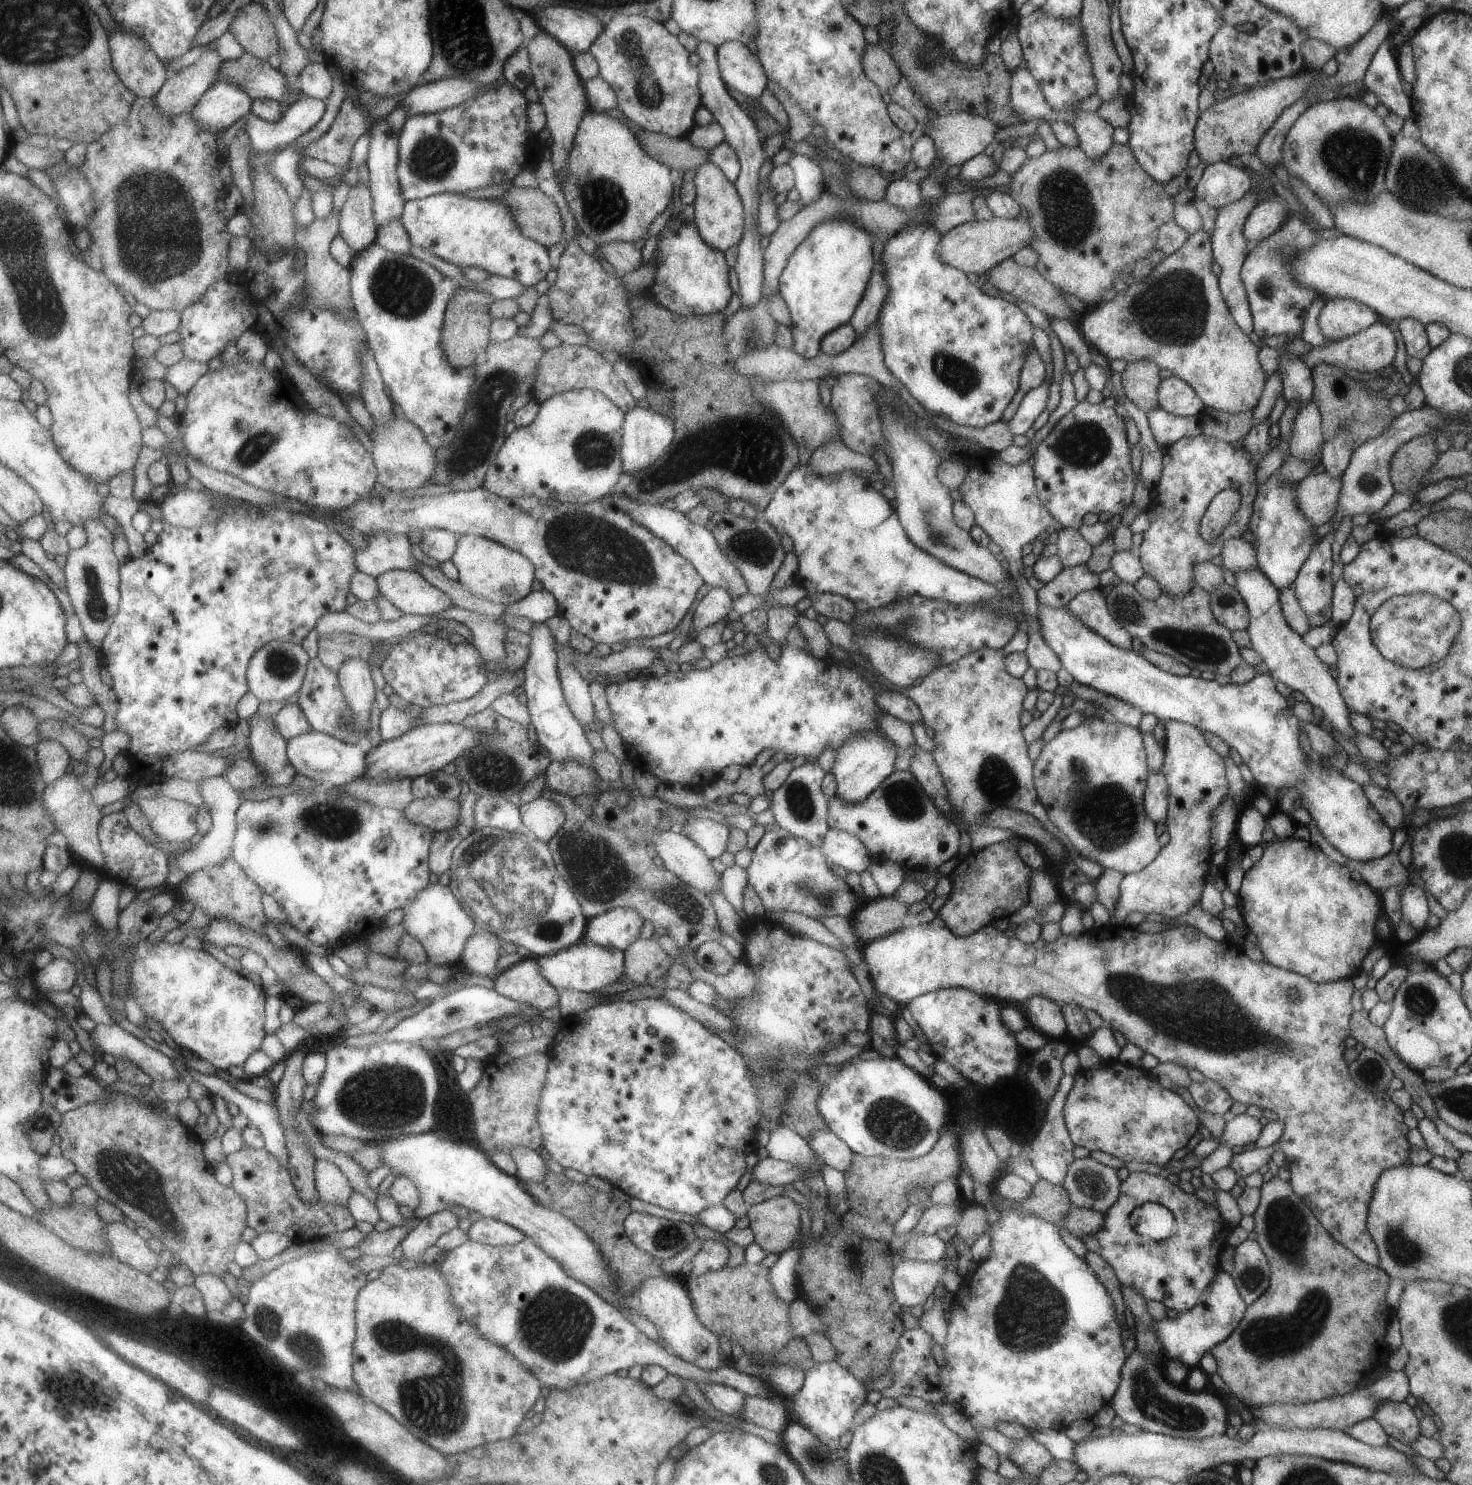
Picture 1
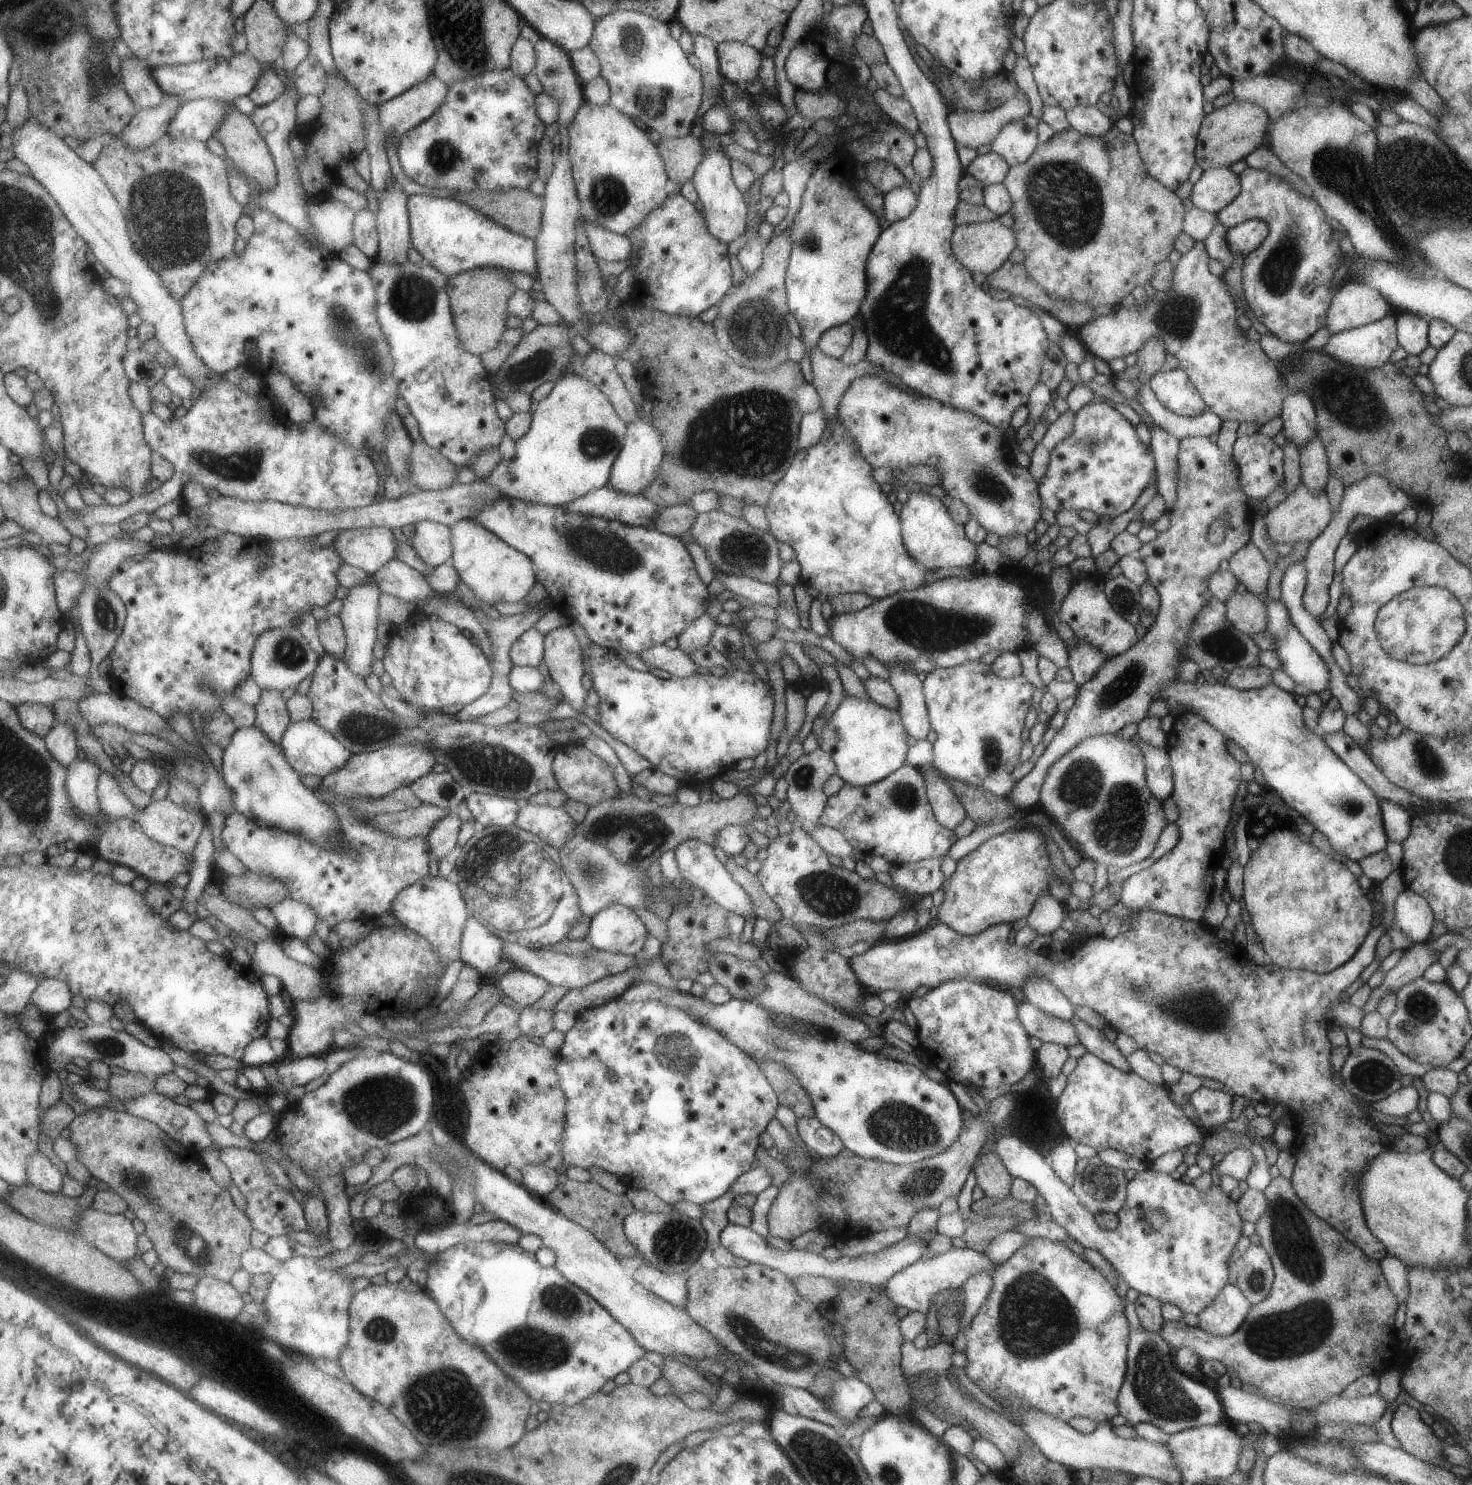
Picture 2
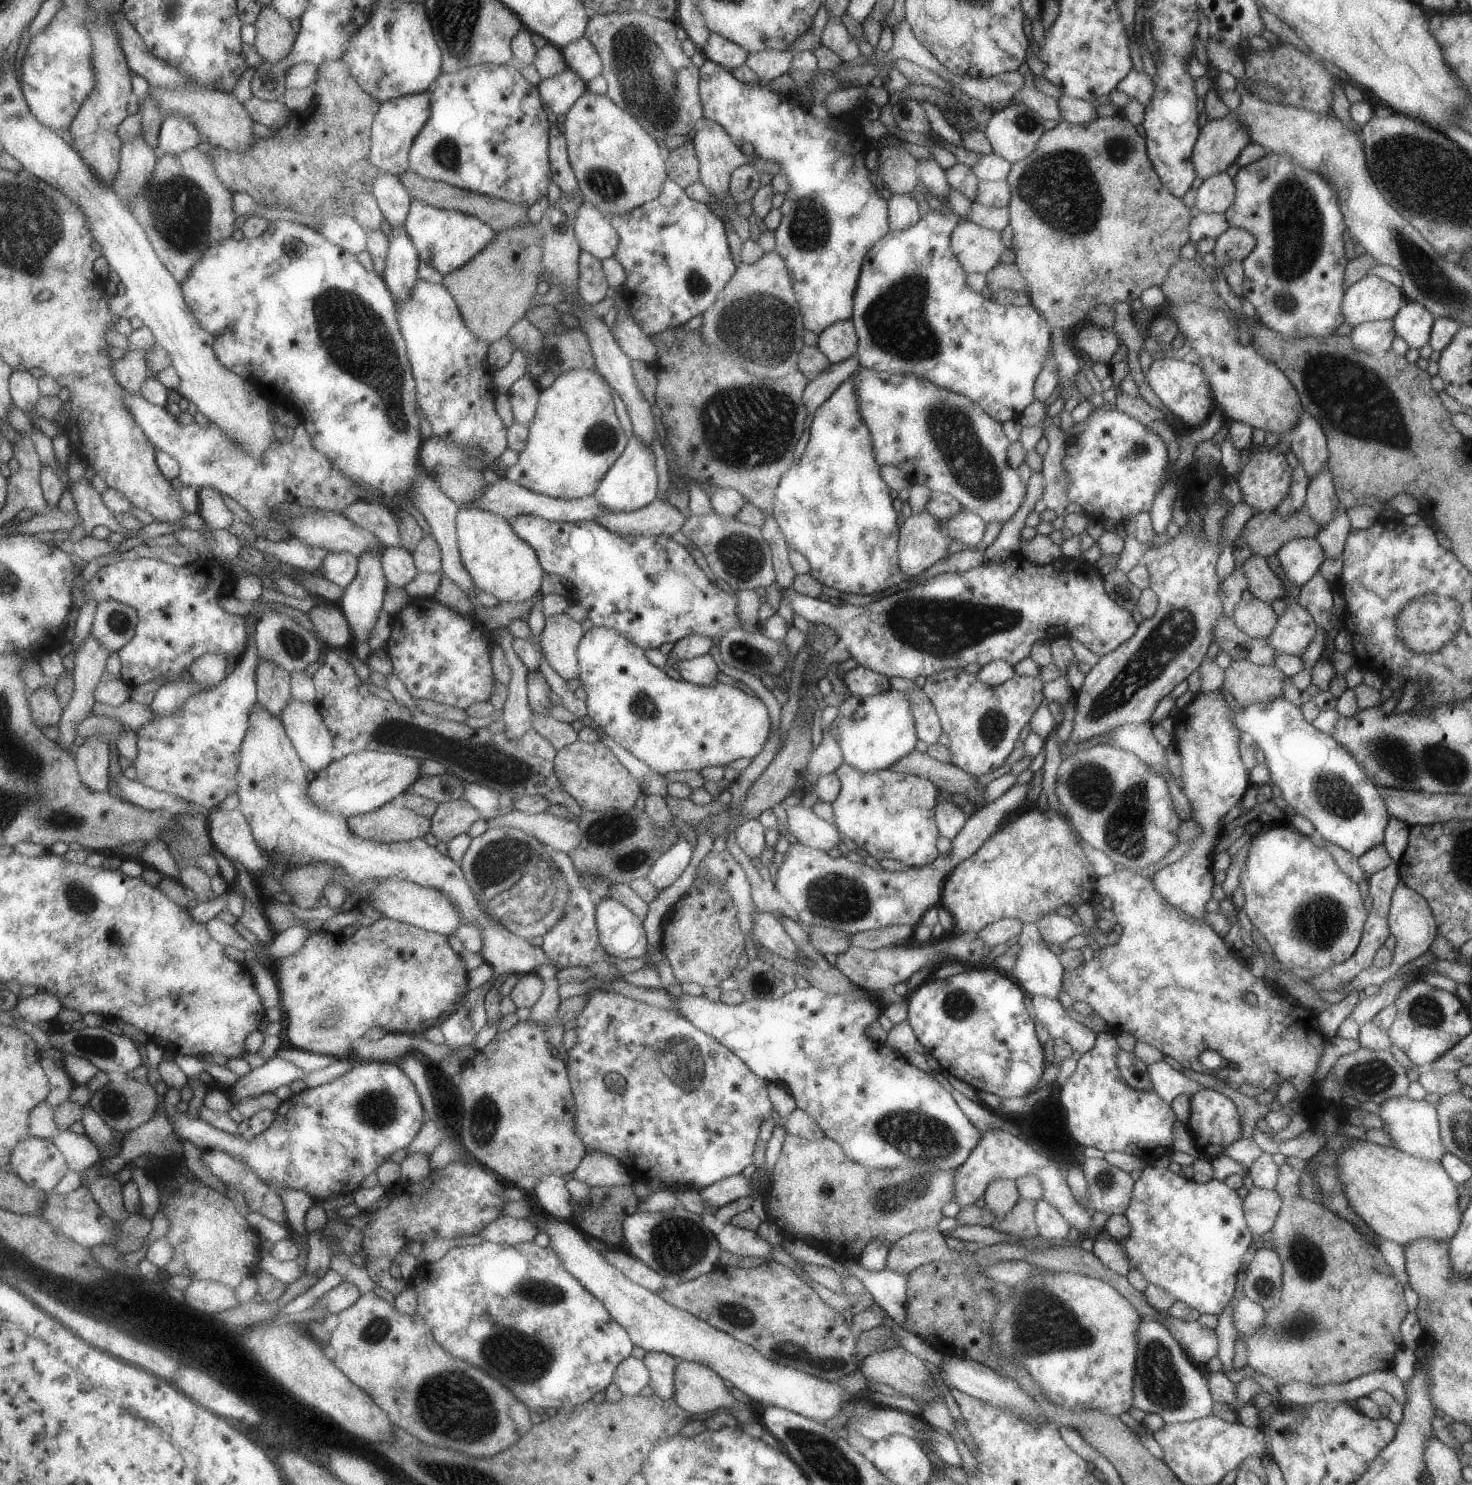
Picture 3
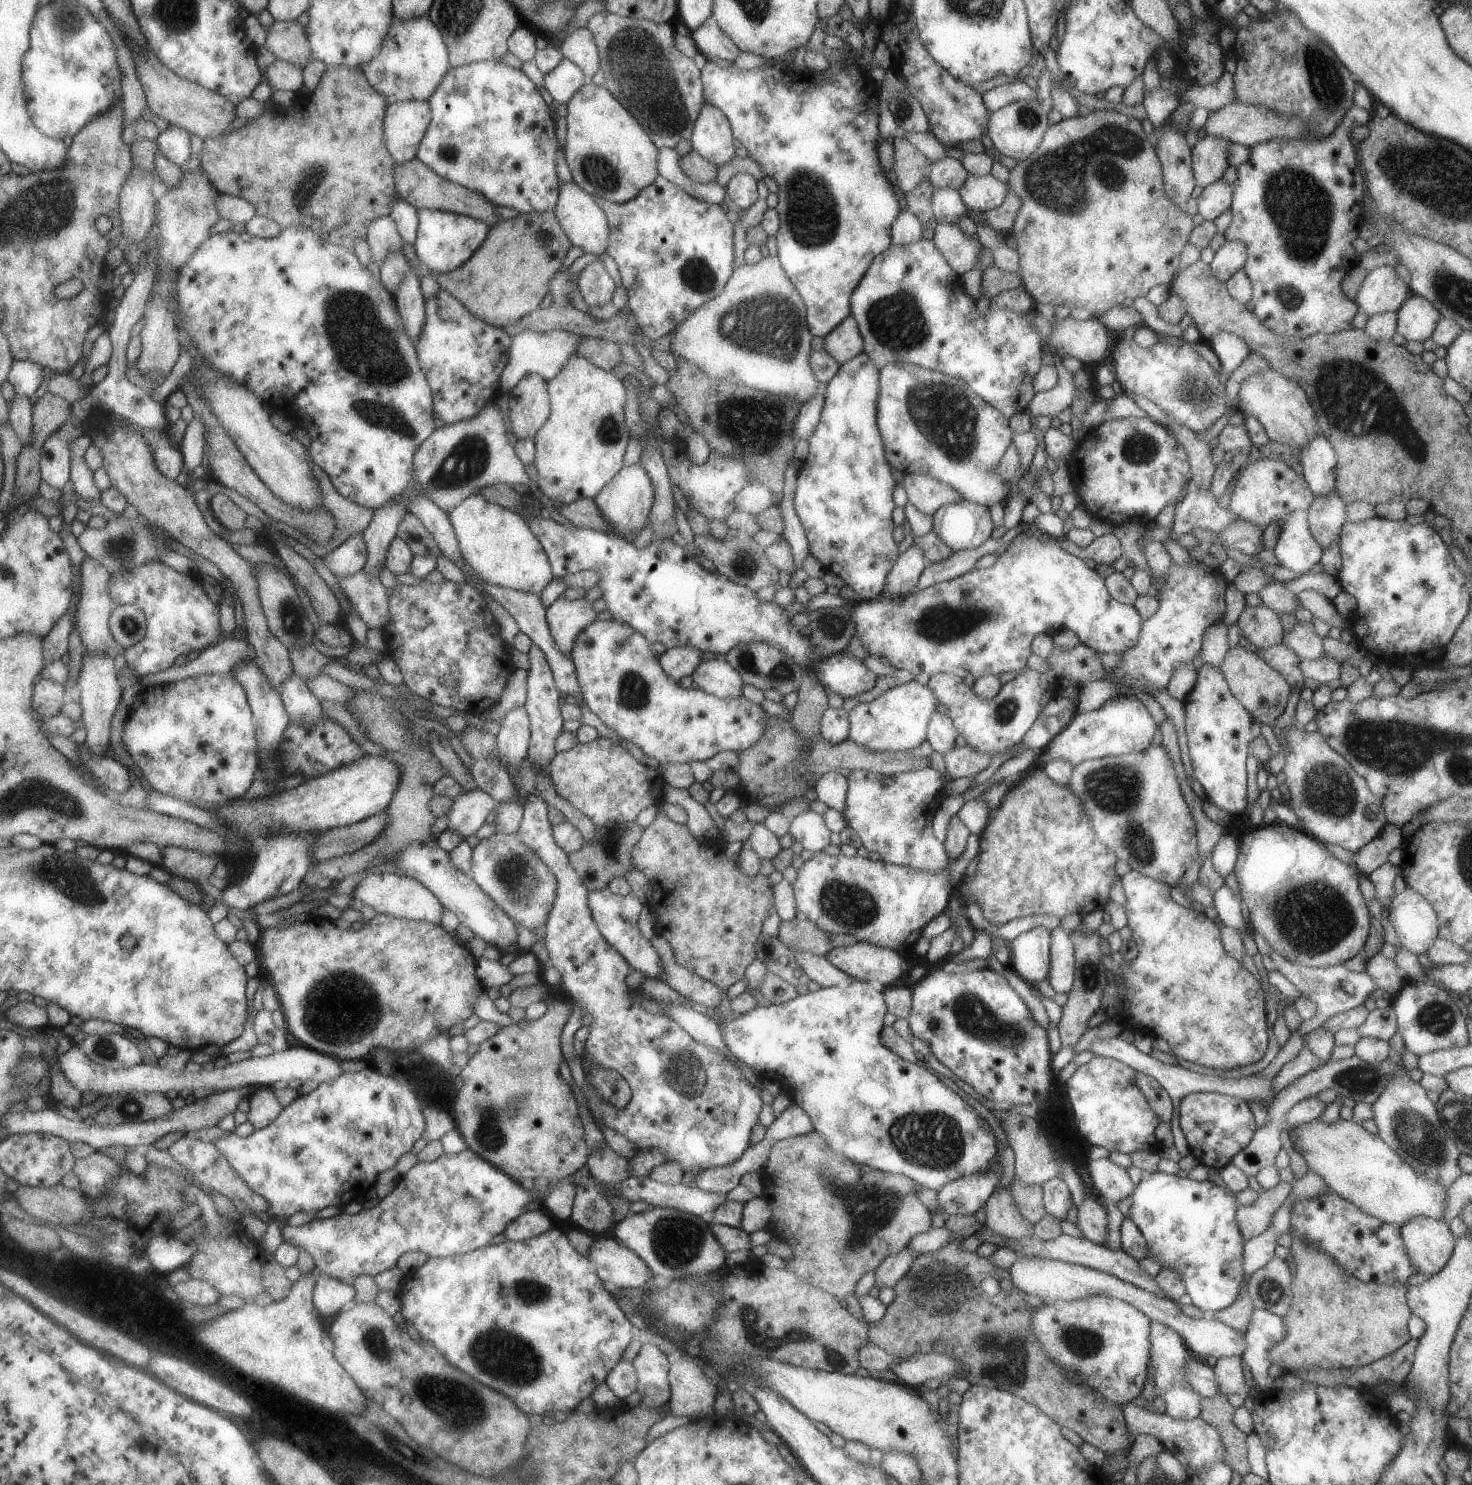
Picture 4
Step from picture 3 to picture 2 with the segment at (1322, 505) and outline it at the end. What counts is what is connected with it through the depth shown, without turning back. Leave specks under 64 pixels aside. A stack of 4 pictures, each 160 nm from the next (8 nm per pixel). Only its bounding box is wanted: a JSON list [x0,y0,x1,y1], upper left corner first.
[1299,436,1329,495]

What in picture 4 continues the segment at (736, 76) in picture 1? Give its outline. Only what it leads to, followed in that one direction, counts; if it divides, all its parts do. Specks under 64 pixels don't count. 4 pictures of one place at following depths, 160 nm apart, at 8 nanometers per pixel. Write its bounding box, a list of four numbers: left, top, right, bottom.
[690,15,740,63]

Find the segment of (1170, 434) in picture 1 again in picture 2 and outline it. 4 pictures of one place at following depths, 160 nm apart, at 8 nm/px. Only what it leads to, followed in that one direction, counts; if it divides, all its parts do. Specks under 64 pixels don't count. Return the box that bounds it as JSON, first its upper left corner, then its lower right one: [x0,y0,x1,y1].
[1136,380,1224,440]

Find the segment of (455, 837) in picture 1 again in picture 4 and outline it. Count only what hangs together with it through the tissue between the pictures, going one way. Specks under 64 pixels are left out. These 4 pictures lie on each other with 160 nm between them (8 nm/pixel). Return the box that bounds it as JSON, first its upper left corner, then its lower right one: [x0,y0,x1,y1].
[448,789,497,838]

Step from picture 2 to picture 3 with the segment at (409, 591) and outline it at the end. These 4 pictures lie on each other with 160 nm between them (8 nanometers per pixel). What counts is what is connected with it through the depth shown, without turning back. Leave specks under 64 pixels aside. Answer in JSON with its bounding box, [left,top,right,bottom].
[382,546,420,588]

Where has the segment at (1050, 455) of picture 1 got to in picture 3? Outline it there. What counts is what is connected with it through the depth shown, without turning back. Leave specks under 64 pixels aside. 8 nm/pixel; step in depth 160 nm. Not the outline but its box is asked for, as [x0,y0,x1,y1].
[1062,406,1168,524]

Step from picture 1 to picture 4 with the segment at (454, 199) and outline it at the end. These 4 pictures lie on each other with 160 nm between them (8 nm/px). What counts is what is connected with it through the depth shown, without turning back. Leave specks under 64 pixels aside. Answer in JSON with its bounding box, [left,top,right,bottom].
[415,209,489,273]

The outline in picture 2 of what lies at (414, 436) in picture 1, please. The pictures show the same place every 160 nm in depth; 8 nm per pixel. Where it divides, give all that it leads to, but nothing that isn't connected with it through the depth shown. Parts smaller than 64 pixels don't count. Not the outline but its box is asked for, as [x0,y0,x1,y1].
[412,438,458,491]

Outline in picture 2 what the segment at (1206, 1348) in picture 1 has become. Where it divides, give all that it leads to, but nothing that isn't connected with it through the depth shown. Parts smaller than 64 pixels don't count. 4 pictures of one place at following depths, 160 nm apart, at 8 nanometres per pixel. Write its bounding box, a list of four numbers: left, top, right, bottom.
[1198,1284,1251,1337]

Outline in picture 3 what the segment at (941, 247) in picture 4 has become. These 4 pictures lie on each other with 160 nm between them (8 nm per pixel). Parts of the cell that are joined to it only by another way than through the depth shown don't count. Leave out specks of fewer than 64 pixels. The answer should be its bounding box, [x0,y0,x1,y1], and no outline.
[951,220,1005,274]

